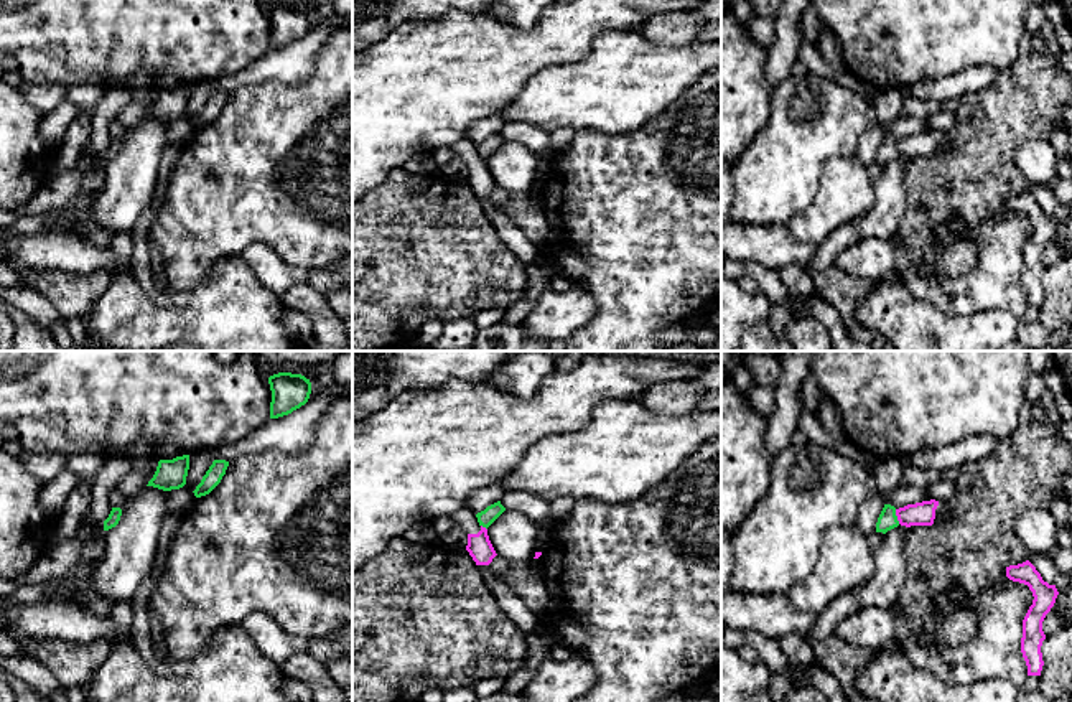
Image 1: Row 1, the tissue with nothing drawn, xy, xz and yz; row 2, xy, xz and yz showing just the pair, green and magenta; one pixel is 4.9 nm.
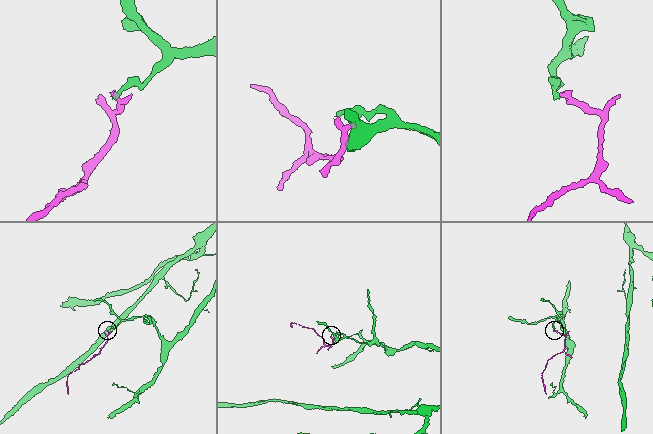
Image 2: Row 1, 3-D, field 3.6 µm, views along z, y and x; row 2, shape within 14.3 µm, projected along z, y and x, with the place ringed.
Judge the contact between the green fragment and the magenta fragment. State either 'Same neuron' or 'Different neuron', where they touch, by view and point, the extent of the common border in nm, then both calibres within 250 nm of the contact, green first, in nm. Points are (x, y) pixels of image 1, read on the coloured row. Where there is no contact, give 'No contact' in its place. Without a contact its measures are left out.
Different neuron. Touches green at yz (896, 516). Shared border 80 nm. Thickness 90 nm (green) against 110 nm

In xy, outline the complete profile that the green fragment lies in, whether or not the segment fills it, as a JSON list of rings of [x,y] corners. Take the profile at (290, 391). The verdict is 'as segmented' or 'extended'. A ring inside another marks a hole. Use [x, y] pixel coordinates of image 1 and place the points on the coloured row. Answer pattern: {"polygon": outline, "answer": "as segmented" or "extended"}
{"polygon": [[[278,372],[268,377],[272,402],[270,419],[291,414],[305,405],[311,394],[311,382],[301,374]]], "answer": "as segmented"}

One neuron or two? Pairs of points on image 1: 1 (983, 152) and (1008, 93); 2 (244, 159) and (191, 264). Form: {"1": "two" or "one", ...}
{"1": "one", "2": "one"}

